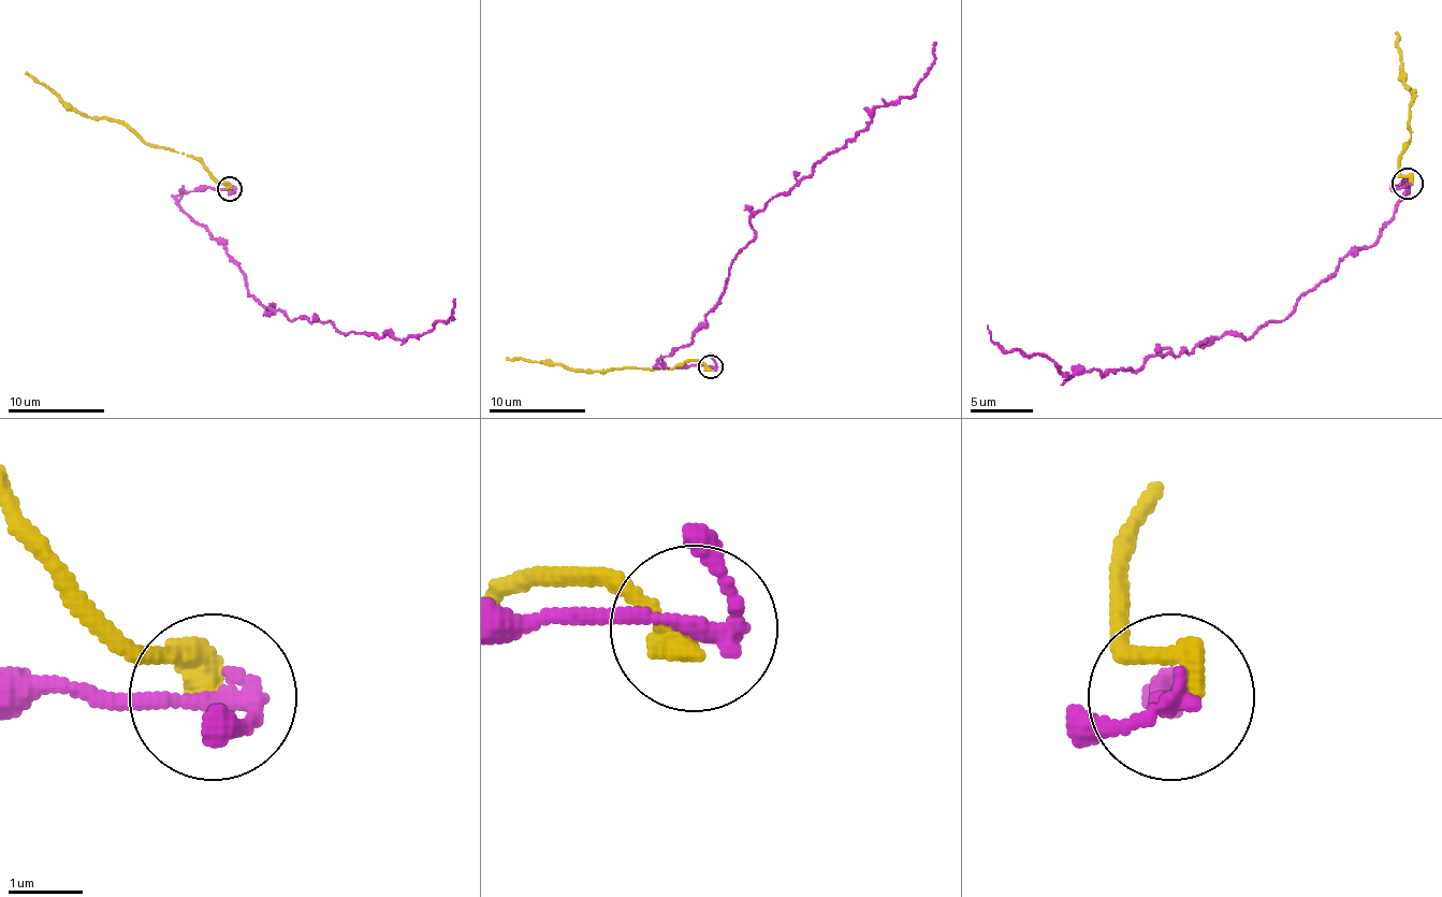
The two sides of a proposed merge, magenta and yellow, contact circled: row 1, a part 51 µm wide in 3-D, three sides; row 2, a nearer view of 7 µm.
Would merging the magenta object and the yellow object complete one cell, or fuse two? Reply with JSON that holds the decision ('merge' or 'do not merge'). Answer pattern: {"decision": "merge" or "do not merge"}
{"decision": "do not merge"}

